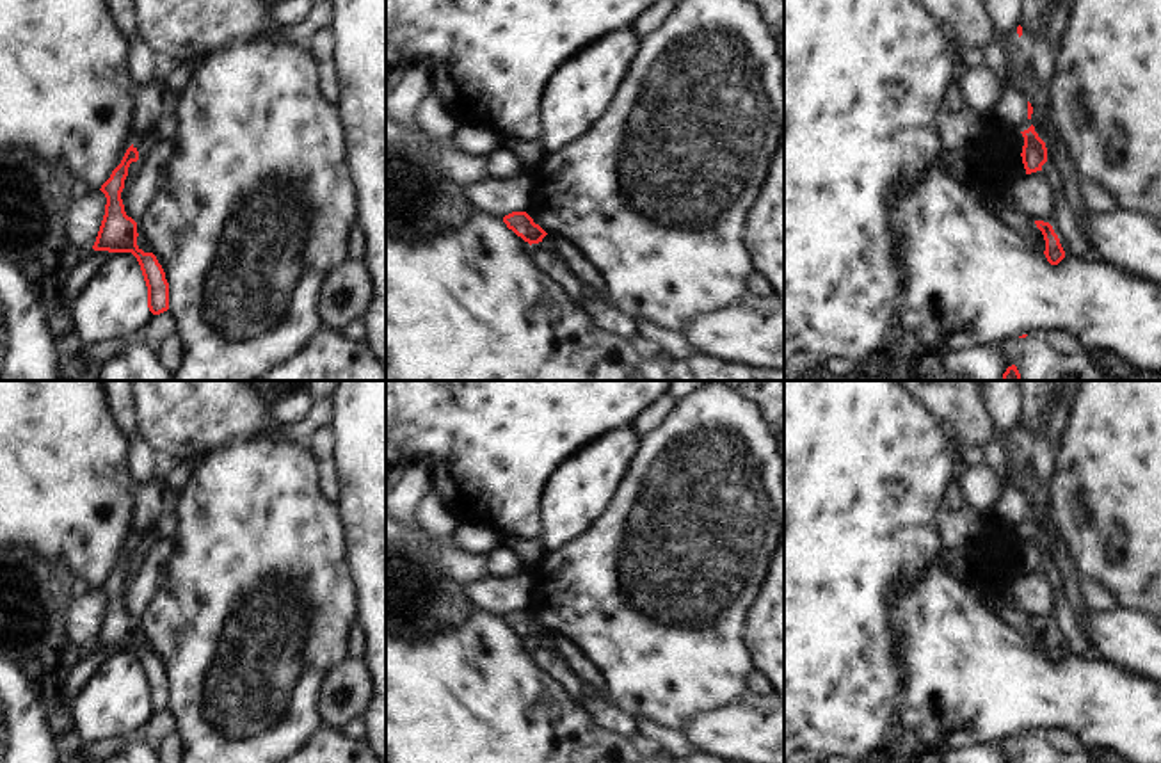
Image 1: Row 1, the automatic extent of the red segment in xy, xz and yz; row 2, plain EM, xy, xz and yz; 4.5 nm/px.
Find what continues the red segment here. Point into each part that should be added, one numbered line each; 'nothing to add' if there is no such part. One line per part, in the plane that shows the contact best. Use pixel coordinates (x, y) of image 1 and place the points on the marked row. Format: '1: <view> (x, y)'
nothing to add.

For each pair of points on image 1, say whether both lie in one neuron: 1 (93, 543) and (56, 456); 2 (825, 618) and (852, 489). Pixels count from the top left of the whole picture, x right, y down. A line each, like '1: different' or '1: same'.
1: same
2: same

